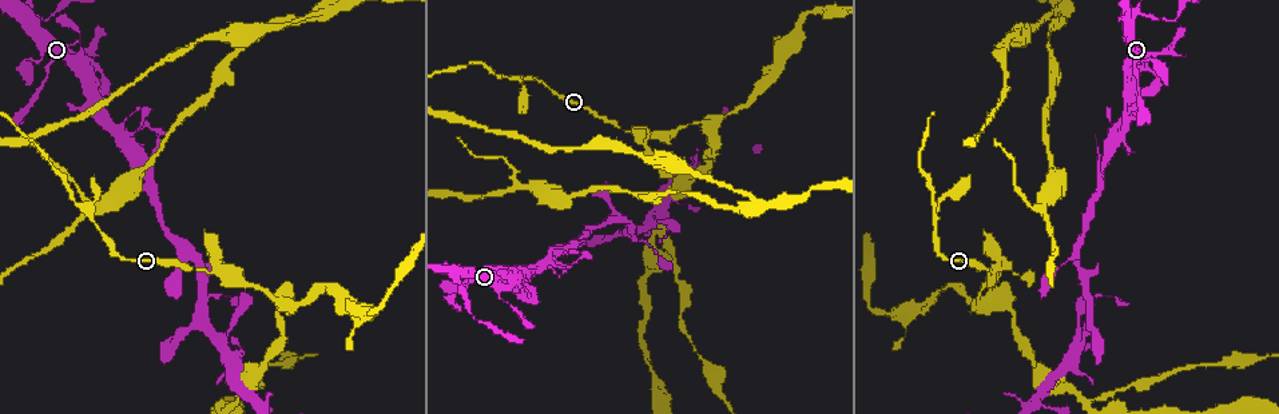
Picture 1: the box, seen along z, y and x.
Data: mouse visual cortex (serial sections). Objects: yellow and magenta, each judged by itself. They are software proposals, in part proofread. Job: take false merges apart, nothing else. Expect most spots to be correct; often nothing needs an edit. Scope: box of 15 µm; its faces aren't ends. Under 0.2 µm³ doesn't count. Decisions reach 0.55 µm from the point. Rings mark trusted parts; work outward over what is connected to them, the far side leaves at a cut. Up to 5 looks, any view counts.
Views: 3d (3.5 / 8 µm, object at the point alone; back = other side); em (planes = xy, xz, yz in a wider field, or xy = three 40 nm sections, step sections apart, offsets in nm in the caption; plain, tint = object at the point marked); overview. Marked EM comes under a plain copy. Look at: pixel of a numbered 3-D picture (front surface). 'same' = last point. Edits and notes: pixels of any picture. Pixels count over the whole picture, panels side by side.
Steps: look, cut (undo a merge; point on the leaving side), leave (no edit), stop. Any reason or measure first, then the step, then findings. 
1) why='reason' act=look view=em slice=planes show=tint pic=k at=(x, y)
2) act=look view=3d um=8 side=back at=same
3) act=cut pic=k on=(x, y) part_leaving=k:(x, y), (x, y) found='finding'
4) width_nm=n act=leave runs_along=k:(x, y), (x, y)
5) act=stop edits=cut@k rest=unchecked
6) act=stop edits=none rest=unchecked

act=look view=3d um=3.5 pic=1 at=(995, 272)

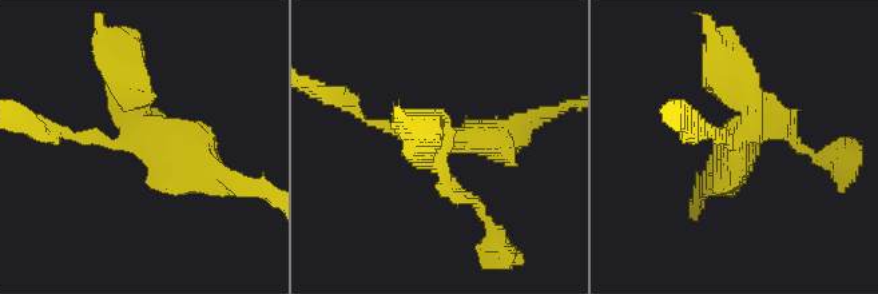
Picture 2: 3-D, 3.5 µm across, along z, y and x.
act=look view=em slice=xy step=3 show=tint pic=2 at=(128, 140)

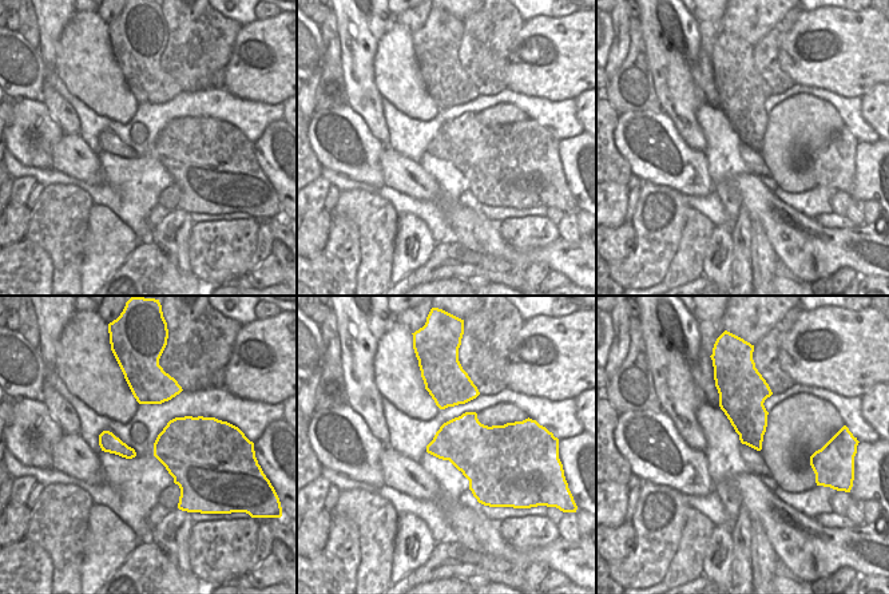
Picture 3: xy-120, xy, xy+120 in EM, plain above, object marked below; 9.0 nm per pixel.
act=leave runs_along=2:(48, 132), (147, 140), (209, 174) found='continuous, no second cell'

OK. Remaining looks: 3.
why='thin neck' act=look view=3d um=3.5 side=back pic=1 at=(706, 127)

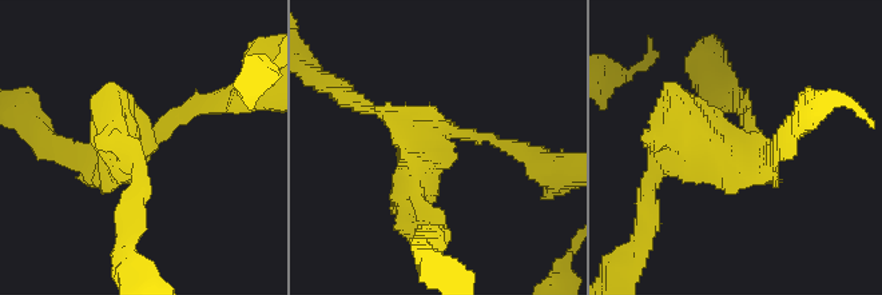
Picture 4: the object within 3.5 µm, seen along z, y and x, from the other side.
why='now the EM' act=look view=em slice=xy step=2 show=tint pic=4 at=(429, 138)

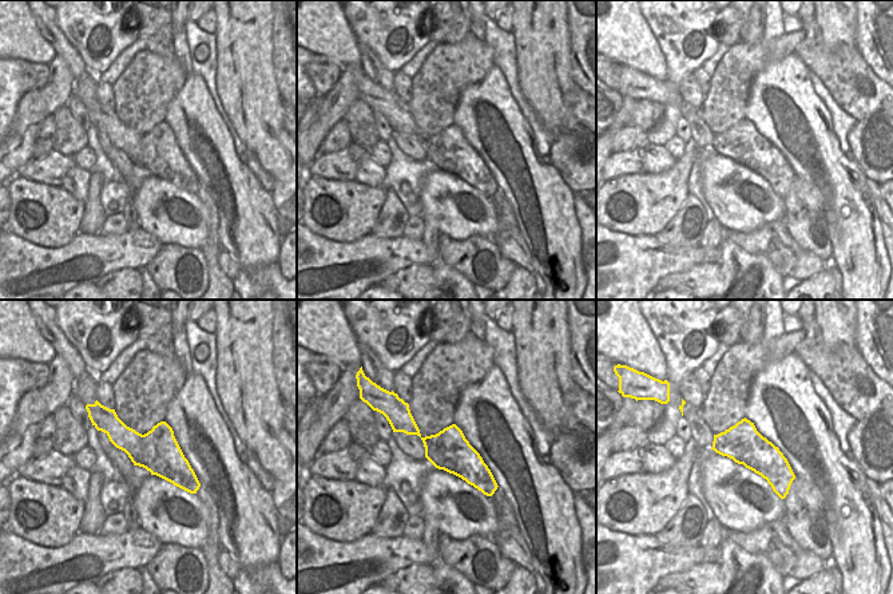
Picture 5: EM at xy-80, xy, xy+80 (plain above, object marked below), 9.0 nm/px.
act=leave found='all the same cell'

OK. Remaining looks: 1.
act=stop edits=none rest=unchecked

